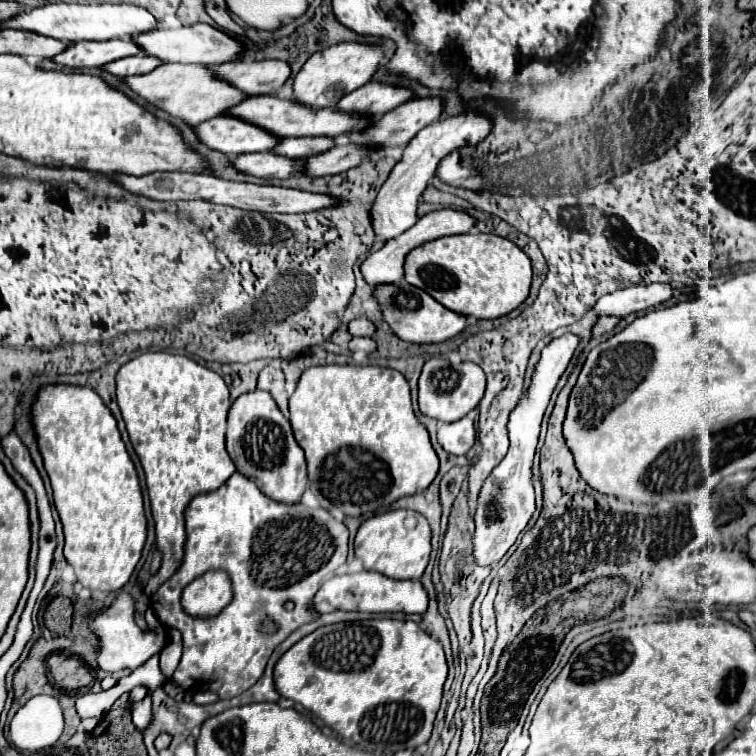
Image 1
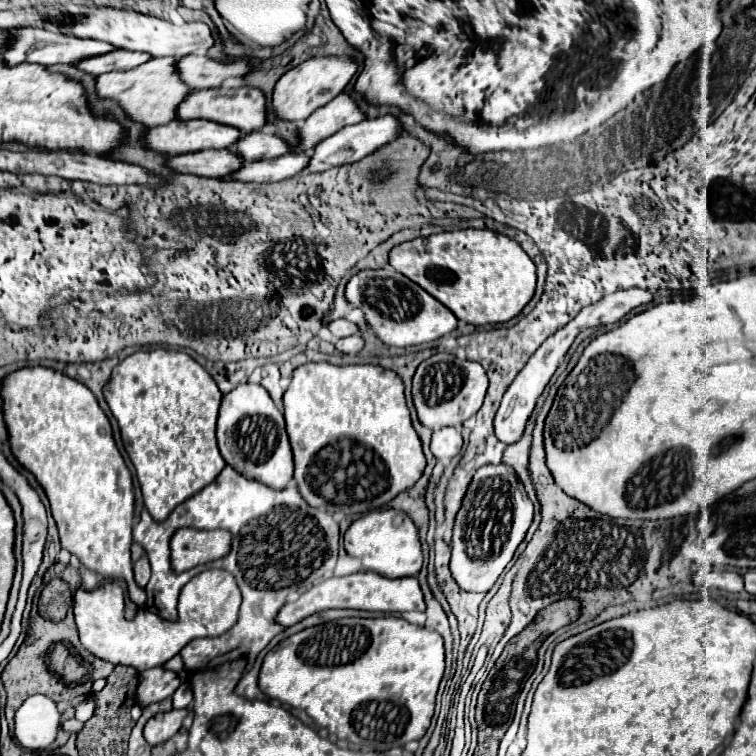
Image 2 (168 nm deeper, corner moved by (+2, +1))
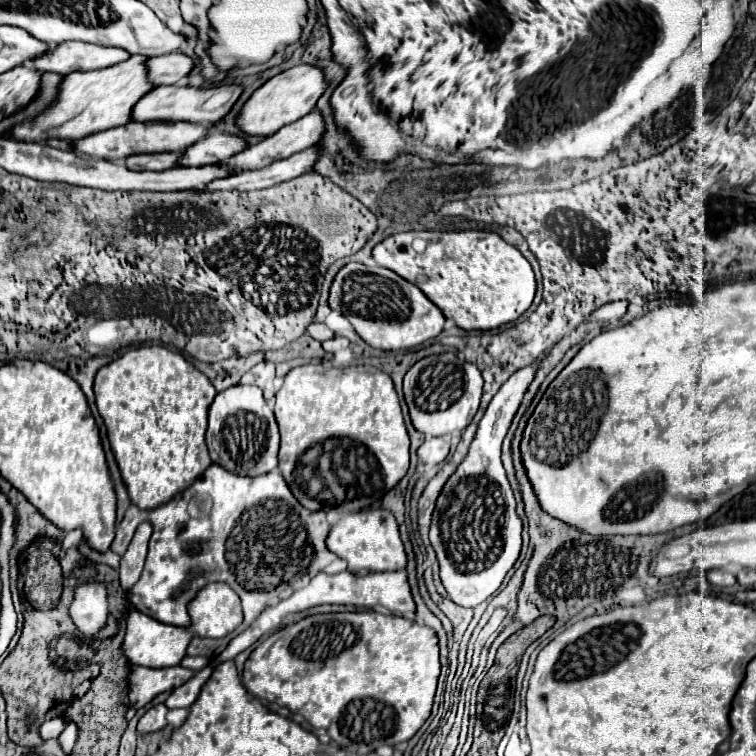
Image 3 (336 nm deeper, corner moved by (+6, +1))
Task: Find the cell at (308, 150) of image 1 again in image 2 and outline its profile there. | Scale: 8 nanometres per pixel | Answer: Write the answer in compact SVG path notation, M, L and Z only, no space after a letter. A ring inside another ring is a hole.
M248 132L240 136L240 140L232 146L232 150L244 160L244 162L256 162L256 160L268 160L278 158L290 152L290 144L280 140L274 134L268 132Z

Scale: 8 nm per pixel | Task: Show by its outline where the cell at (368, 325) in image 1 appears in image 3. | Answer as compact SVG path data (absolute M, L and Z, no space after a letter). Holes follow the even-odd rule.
M312 322L312 324L310 324L310 328L308 328L308 334L310 334L312 338L320 340L320 342L330 340L330 338L334 338L334 336L336 336L336 334L326 326L326 324L320 324L320 322Z

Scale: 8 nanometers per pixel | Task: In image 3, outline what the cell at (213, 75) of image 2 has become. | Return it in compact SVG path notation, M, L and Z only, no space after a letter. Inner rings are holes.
M172 52L166 56L148 60L148 80L154 86L178 84L178 80L186 78L194 68L194 60L182 52Z

